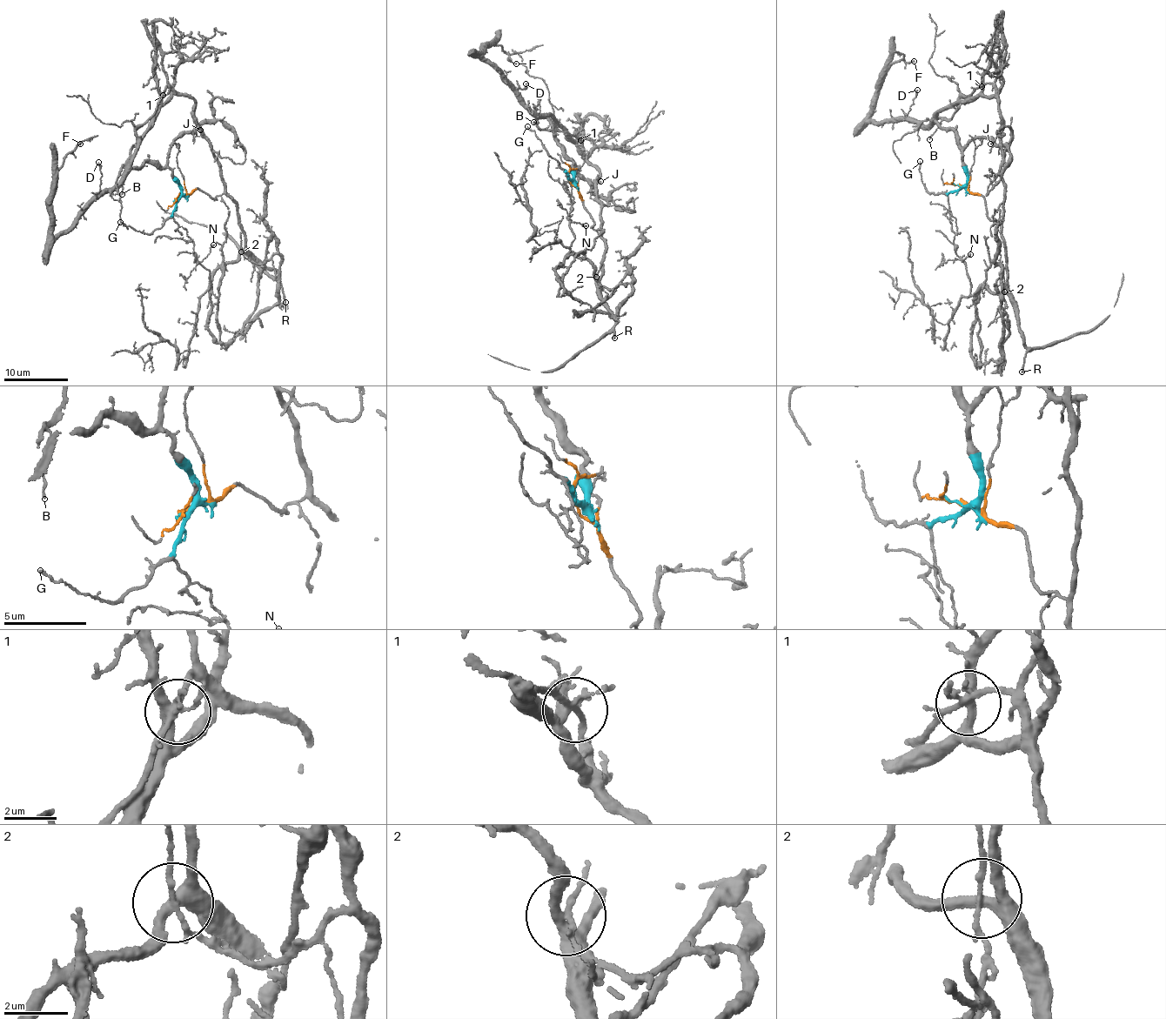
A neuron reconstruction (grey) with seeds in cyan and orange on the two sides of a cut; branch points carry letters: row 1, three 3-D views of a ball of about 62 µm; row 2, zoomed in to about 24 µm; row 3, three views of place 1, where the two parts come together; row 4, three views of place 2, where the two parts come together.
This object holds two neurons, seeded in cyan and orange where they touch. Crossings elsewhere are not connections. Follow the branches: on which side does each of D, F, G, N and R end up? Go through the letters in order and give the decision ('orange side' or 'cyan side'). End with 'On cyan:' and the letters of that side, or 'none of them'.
D: cyan side
F: cyan side
G: cyan side
N: orange side
R: orange side
On cyan: D, F, G

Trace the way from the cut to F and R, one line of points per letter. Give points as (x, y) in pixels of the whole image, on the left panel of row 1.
F: (180, 197), (178, 179), (168, 168), (147, 163), (132, 169), (65, 230), (52, 234), (56, 171), (81, 144)
R: (178, 197), (195, 188), (216, 198), (223, 194), (232, 199), (244, 251), (279, 274), (284, 302)

